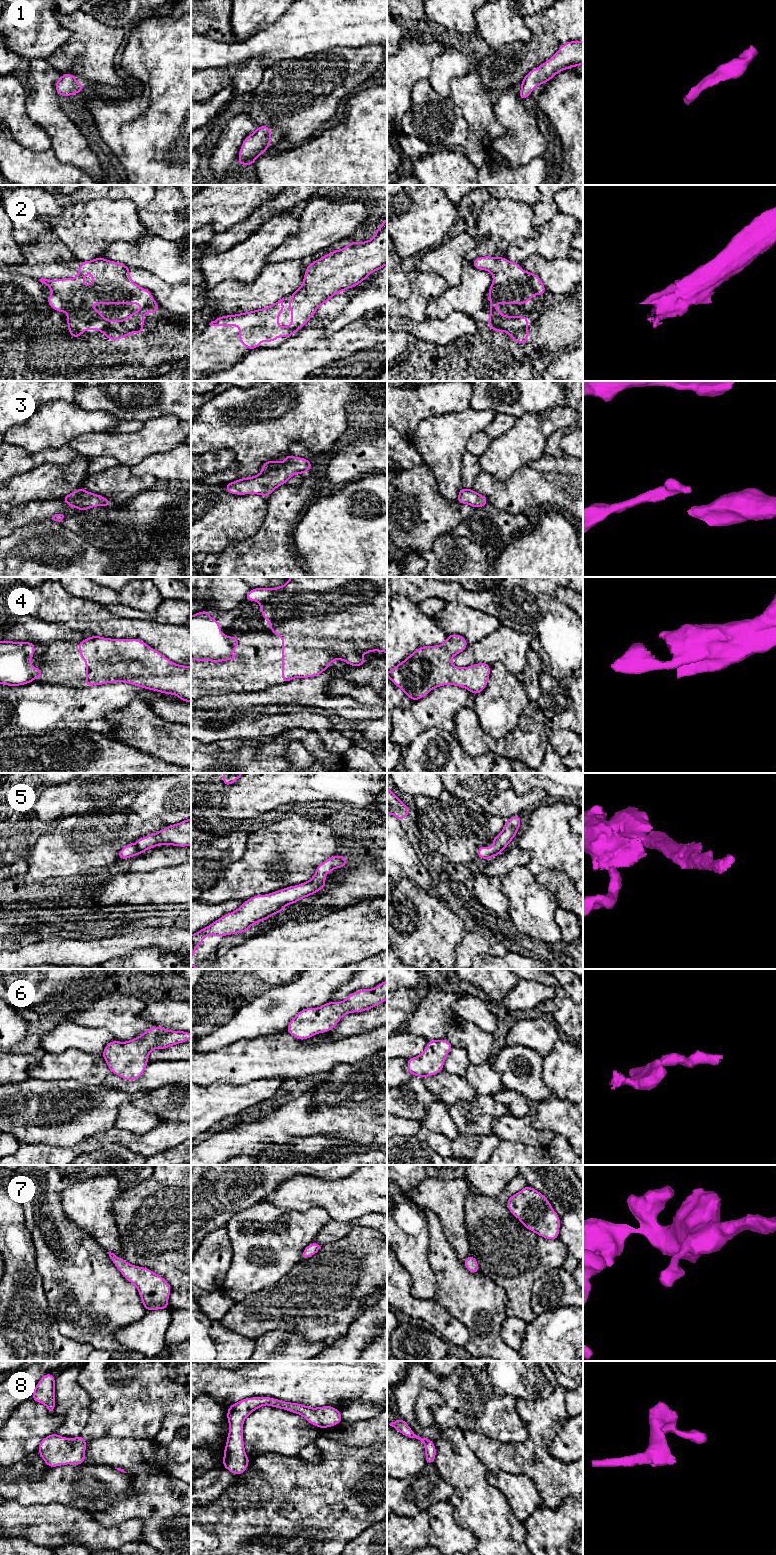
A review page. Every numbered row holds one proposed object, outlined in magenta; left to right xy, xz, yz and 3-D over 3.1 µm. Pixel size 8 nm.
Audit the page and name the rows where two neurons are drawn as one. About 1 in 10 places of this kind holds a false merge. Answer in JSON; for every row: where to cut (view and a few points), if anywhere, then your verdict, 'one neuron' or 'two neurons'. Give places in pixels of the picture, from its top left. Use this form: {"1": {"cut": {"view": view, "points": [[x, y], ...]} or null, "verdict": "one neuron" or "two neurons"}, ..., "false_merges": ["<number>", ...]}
{"1": {"cut": null, "verdict": "one neuron"}, "2": {"cut": null, "verdict": "one neuron"}, "3": {"cut": null, "verdict": "one neuron"}, "4": {"cut": null, "verdict": "one neuron"}, "5": {"cut": null, "verdict": "one neuron"}, "6": {"cut": null, "verdict": "one neuron"}, "7": {"cut": null, "verdict": "one neuron"}, "8": {"cut": null, "verdict": "one neuron"}, "false_merges": []}

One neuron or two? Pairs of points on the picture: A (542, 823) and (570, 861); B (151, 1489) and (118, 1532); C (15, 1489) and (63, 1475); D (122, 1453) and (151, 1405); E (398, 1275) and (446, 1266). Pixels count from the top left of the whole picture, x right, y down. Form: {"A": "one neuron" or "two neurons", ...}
{"A": "one neuron", "B": "two neurons", "C": "one neuron", "D": "two neurons", "E": "two neurons"}

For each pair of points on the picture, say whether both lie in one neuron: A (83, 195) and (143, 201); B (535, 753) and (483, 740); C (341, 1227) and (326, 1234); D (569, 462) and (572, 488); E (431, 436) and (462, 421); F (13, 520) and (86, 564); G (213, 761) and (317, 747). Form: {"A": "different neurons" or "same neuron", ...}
{"A": "same neuron", "B": "same neuron", "C": "same neuron", "D": "different neurons", "E": "same neuron", "F": "different neurons", "G": "same neuron"}

